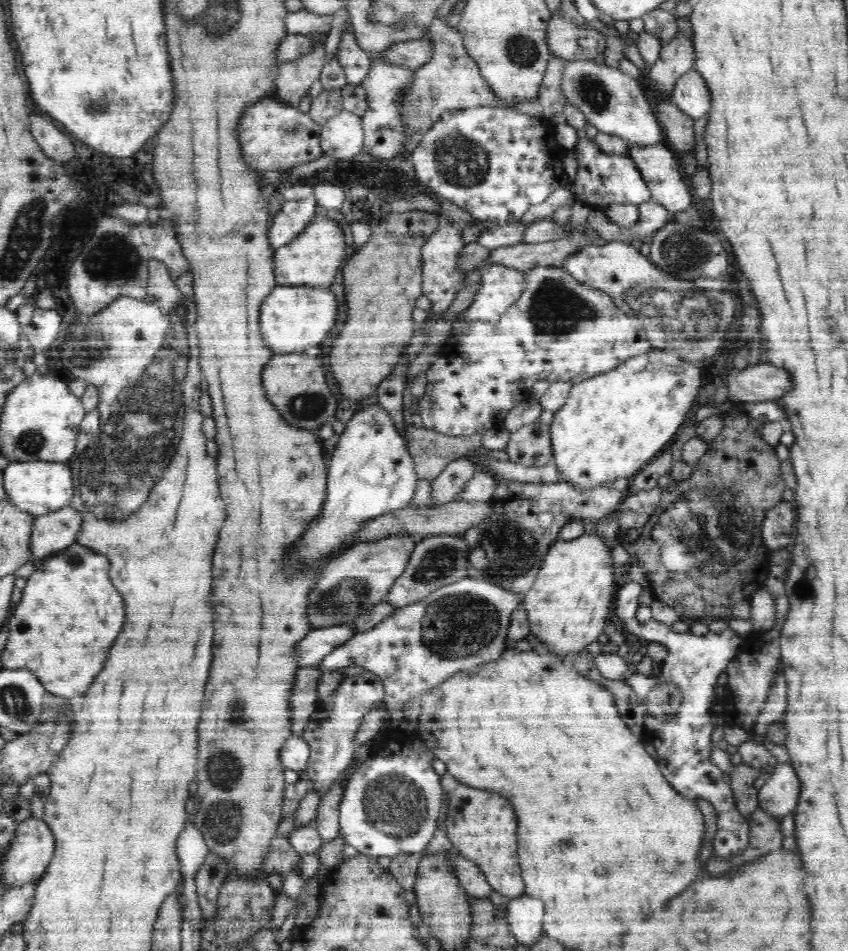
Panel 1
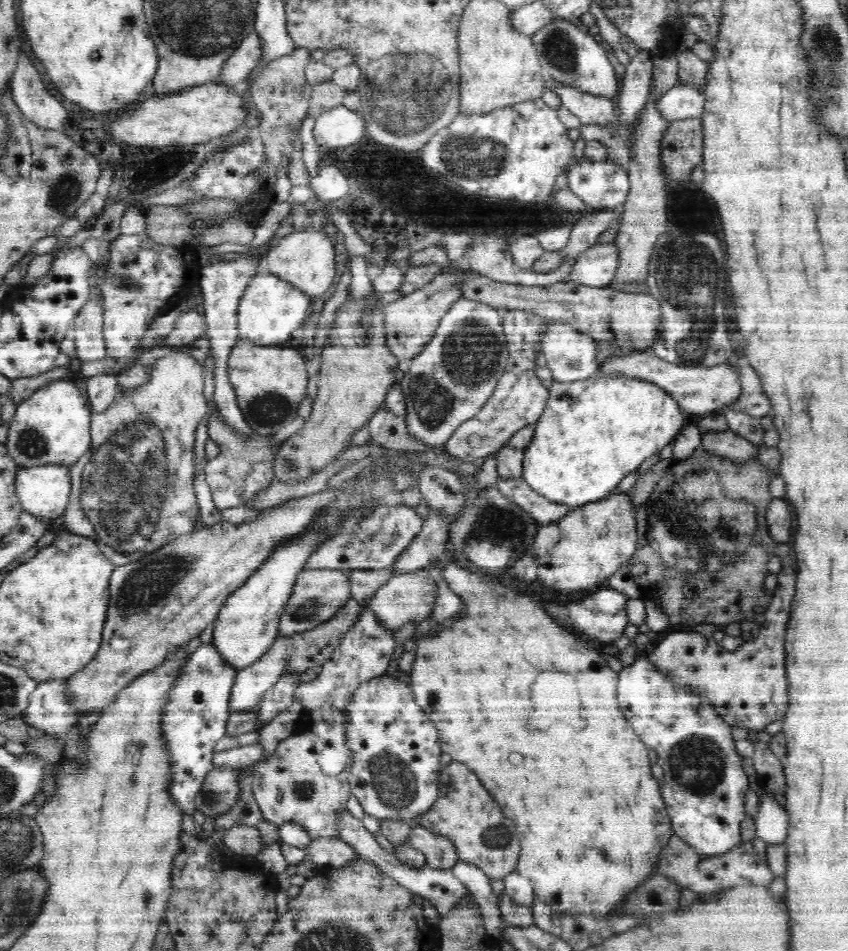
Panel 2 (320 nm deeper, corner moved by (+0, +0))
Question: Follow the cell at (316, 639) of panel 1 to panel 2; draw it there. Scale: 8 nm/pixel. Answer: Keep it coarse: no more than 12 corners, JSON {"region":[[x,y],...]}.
{"region":[[279,635],[260,660],[238,670],[232,713],[259,704],[285,674],[292,647]]}

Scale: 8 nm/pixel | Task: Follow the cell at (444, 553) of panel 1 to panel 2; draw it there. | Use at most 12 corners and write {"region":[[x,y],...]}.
{"region":[[389,568],[347,574],[351,598],[365,603],[387,583]]}

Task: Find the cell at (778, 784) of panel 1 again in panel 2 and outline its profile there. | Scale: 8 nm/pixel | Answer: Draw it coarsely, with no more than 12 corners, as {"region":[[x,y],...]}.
{"region":[[763,791],[755,818],[756,836],[782,844],[788,835],[783,802]]}

